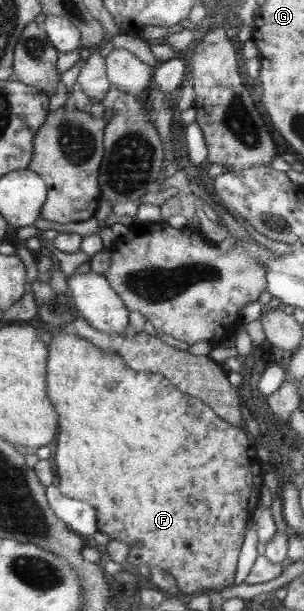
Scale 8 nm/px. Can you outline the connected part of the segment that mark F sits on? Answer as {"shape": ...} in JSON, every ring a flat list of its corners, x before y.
{"shape":[[58,331,53,335,47,354,47,394,59,416,59,434,57,434,57,456,55,466,59,475,60,492,69,498,83,500,97,509,97,530,105,532,109,538,124,542,129,546,127,562,157,565,171,573,183,593,200,593,205,590,221,591,234,584,237,558,241,552,241,544,247,532,247,521,252,519,258,507,263,487,263,463,257,456,254,441,241,427,235,427,216,416,213,410,199,398,180,392,167,378,161,374,138,372,131,370,124,359,115,351,101,350,89,340,77,335,77,332]]}

